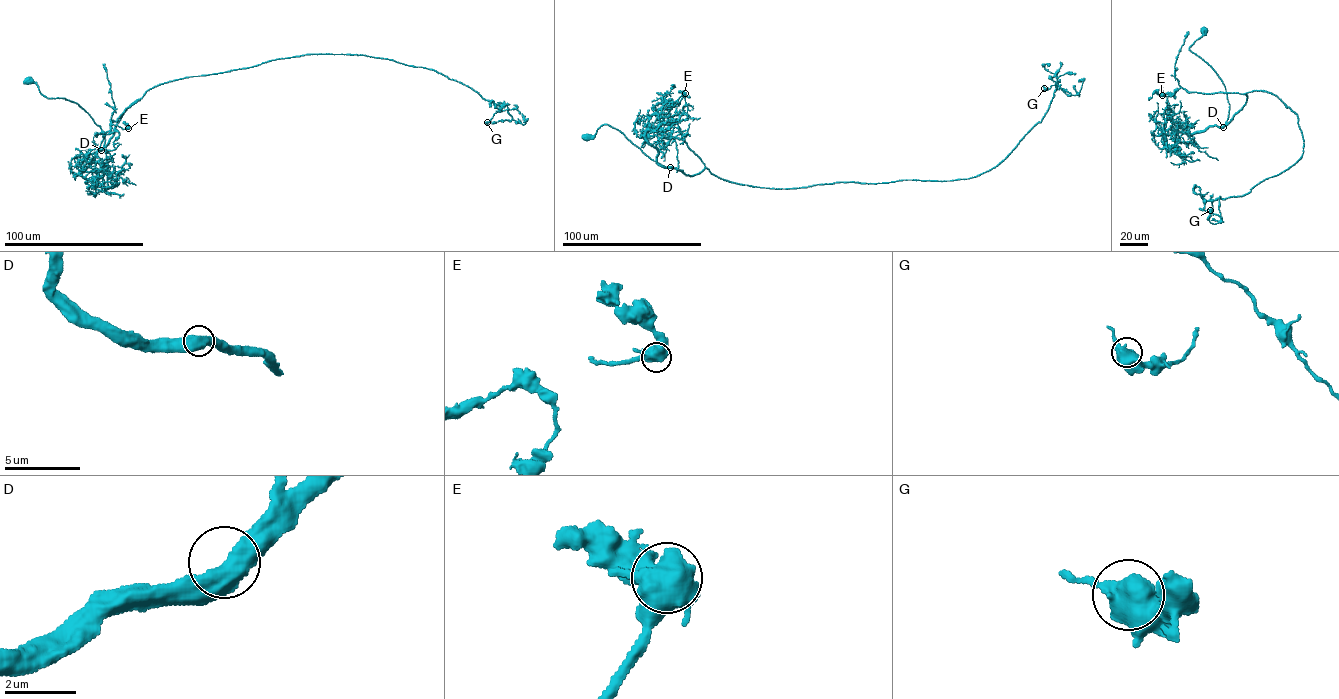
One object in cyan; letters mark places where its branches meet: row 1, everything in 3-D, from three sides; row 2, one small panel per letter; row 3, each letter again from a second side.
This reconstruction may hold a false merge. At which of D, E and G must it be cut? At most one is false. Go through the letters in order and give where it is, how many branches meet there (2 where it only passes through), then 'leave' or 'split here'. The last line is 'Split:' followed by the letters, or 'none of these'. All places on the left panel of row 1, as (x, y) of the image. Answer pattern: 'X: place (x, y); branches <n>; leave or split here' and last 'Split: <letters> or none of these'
D: place (101, 150); branches 2; leave
E: place (128, 128); branches 2; leave
G: place (487, 122); branches 2; leave
Split: none of these

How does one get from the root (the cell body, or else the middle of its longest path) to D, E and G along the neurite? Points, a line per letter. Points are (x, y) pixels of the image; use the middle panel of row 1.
D: (586, 136), (594, 135), (600, 127), (608, 124), (650, 159), (670, 167)
E: (586, 136), (608, 124), (660, 164), (690, 176), (701, 172), (704, 163), (669, 114), (685, 93)
G: (586, 136), (608, 124), (665, 166), (761, 187), (967, 179), (995, 167), (1041, 121), (1056, 84), (1044, 88)

